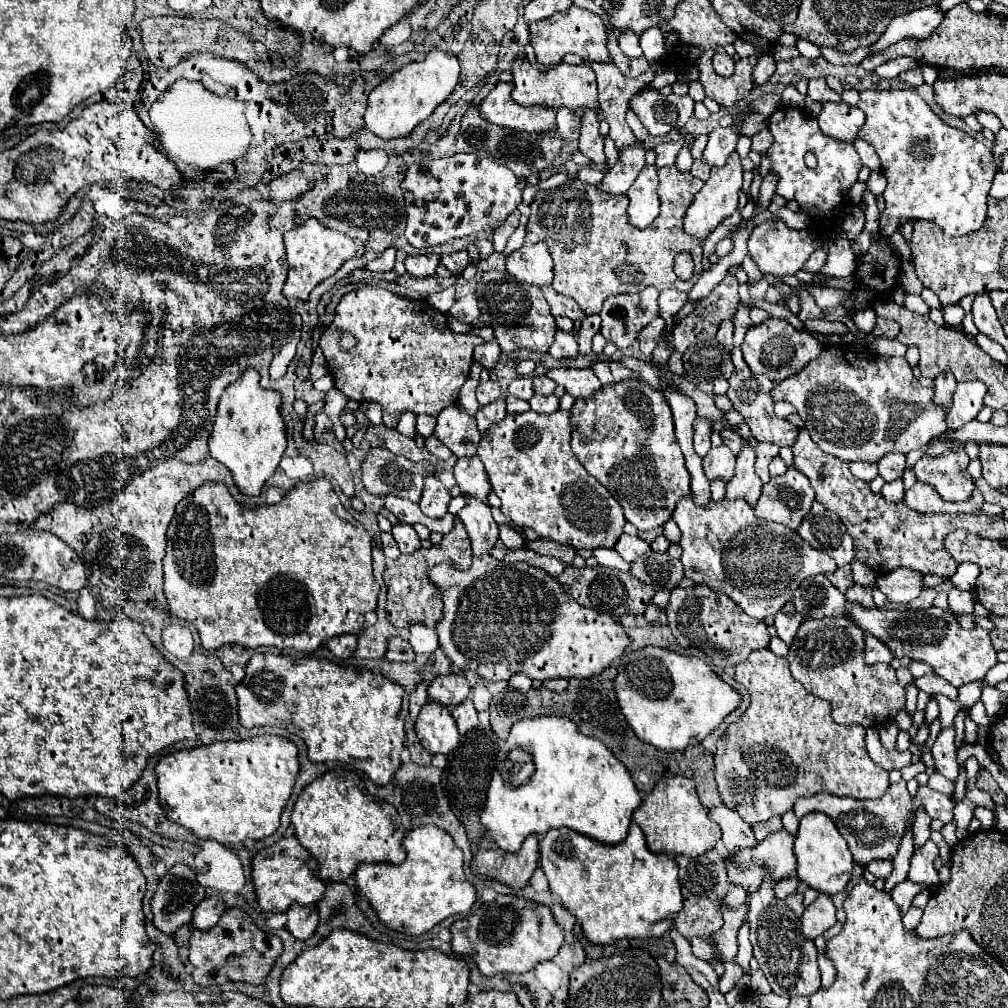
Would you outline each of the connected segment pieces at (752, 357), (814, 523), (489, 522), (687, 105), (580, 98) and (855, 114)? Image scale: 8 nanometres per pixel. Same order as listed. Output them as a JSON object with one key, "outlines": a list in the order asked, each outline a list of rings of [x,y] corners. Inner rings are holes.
{"outlines":[[[[766,319],[758,325],[754,325],[748,333],[746,339],[740,345],[744,361],[748,363],[748,367],[752,369],[752,373],[762,373],[766,377],[770,377],[770,381],[780,383],[786,377],[792,377],[794,373],[798,373],[798,369],[802,369],[802,365],[806,365],[806,361],[812,361],[814,357],[818,357],[818,353],[822,351],[822,345],[818,343],[818,339],[814,335],[810,335],[808,331],[798,331],[794,329],[788,321],[782,319]]],[[[814,501],[810,513],[804,517],[802,525],[798,527],[798,535],[806,539],[812,547],[830,553],[830,557],[836,559],[838,567],[854,559],[852,537],[848,535],[844,523],[836,513],[828,511],[818,501]]],[[[472,495],[468,497],[468,505],[458,513],[460,521],[466,527],[466,533],[472,543],[472,555],[482,557],[488,555],[494,549],[494,543],[498,541],[498,525],[494,523],[490,515],[490,507],[482,501],[478,501]]],[[[644,91],[642,97],[632,97],[630,109],[636,111],[648,133],[652,137],[658,137],[674,129],[682,129],[692,117],[694,101],[688,95],[672,93],[664,97],[658,91]]],[[[524,59],[524,63],[514,63],[514,91],[512,97],[524,107],[530,105],[550,105],[554,109],[568,107],[568,109],[598,109],[598,97],[596,97],[596,77],[592,67],[586,65],[566,65],[560,63],[550,71],[538,71],[534,65]]],[[[826,101],[822,103],[818,123],[822,133],[828,137],[838,141],[854,141],[864,125],[864,113],[858,107],[850,107],[846,103]]]]}

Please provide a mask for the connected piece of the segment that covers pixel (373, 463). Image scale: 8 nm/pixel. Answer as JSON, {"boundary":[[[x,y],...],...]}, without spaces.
{"boundary":[[[372,449],[362,461],[362,483],[372,495],[384,497],[386,493],[392,493],[392,495],[398,495],[402,499],[410,499],[412,503],[418,503],[418,499],[422,495],[424,479],[428,475],[434,475],[434,473],[436,473],[436,467],[432,465],[432,461],[412,463],[410,459],[394,455],[386,449]]]}

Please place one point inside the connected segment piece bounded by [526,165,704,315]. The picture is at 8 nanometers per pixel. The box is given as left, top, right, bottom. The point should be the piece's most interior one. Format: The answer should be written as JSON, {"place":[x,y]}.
{"place":[596,254]}

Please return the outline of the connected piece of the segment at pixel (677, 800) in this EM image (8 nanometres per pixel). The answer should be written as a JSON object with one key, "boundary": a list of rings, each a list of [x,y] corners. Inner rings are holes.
{"boundary":[[[664,777],[656,783],[652,793],[634,811],[634,821],[640,825],[646,837],[646,845],[654,853],[698,857],[714,849],[720,839],[720,829],[710,821],[708,811],[702,807],[694,781],[686,777]]]}

